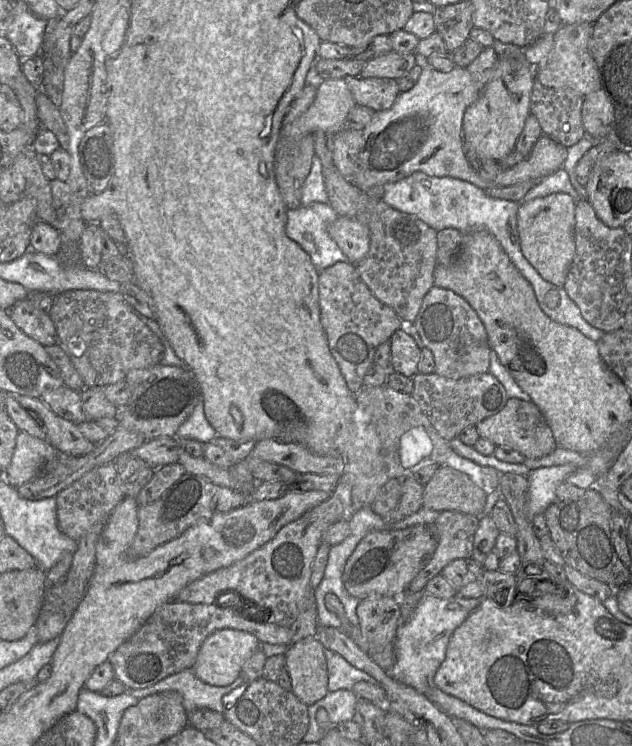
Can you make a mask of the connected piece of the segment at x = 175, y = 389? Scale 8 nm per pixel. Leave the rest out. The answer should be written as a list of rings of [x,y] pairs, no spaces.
[[[157,364],[129,371],[125,380],[132,394],[128,403],[118,408],[115,418],[119,426],[139,432],[146,440],[175,437],[180,425],[202,400],[200,385],[188,368]]]

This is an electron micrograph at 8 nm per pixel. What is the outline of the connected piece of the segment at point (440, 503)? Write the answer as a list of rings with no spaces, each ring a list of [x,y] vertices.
[[[440,466],[424,485],[423,508],[481,516],[486,498],[484,489],[468,473]]]

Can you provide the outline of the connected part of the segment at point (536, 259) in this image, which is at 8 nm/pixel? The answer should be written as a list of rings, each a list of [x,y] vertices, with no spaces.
[[[555,193],[529,202],[520,202],[517,228],[521,251],[540,276],[563,287],[575,255],[575,204],[566,193]]]

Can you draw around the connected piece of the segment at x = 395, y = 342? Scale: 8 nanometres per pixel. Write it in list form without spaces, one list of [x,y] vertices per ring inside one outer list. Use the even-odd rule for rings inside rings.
[[[398,329],[389,339],[391,345],[391,371],[414,377],[421,359],[421,349],[415,339]]]

